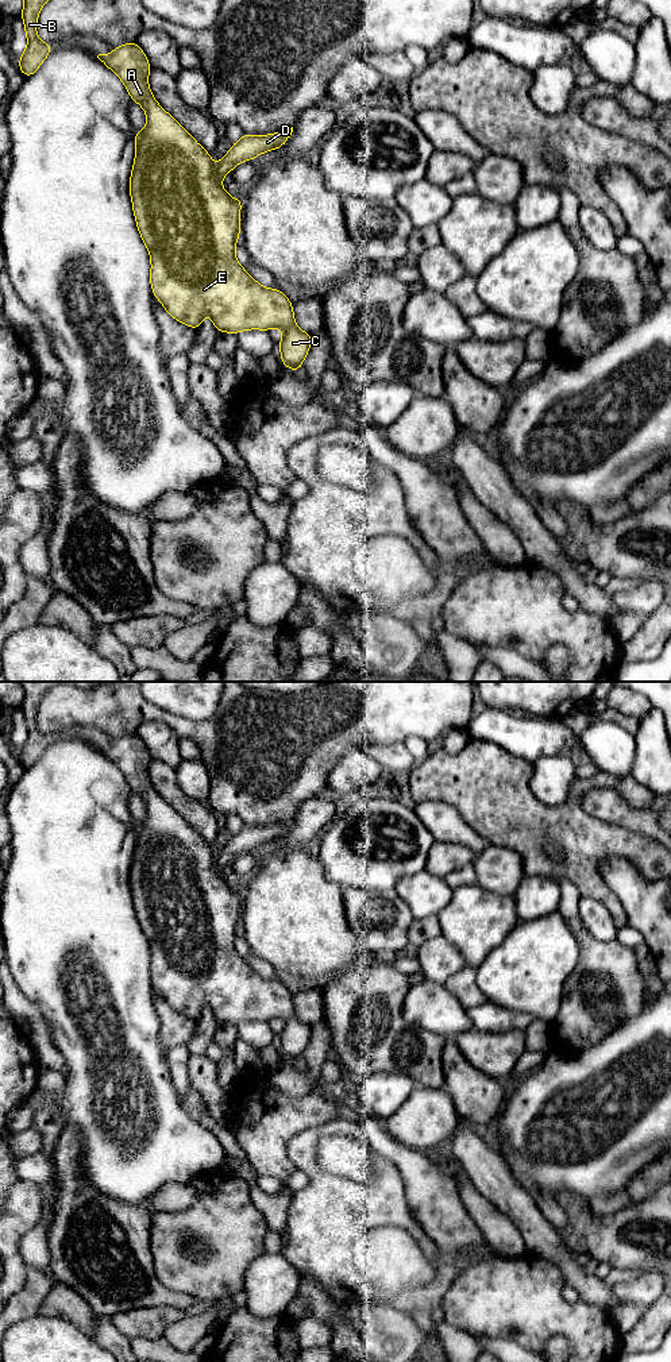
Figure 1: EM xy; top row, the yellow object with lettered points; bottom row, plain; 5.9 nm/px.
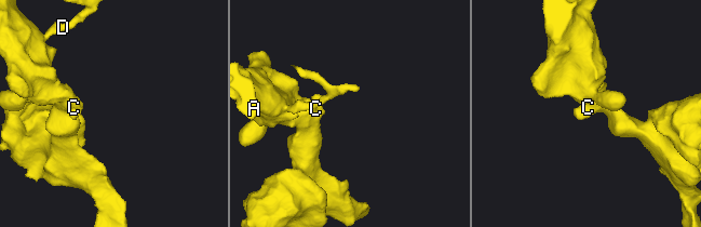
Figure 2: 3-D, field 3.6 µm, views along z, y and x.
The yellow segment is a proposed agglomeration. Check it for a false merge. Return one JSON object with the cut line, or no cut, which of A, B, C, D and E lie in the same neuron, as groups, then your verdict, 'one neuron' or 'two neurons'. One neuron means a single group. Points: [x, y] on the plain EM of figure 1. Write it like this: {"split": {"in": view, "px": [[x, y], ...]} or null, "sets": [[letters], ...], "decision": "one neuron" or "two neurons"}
{"split": {"in": "xy", "px": [[215, 859], [215, 867], [219, 871]]}, "sets": [["A", "B", "C", "E"], ["D"]], "decision": "two neurons"}

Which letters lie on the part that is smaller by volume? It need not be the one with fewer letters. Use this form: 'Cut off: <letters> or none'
Cut off: D

